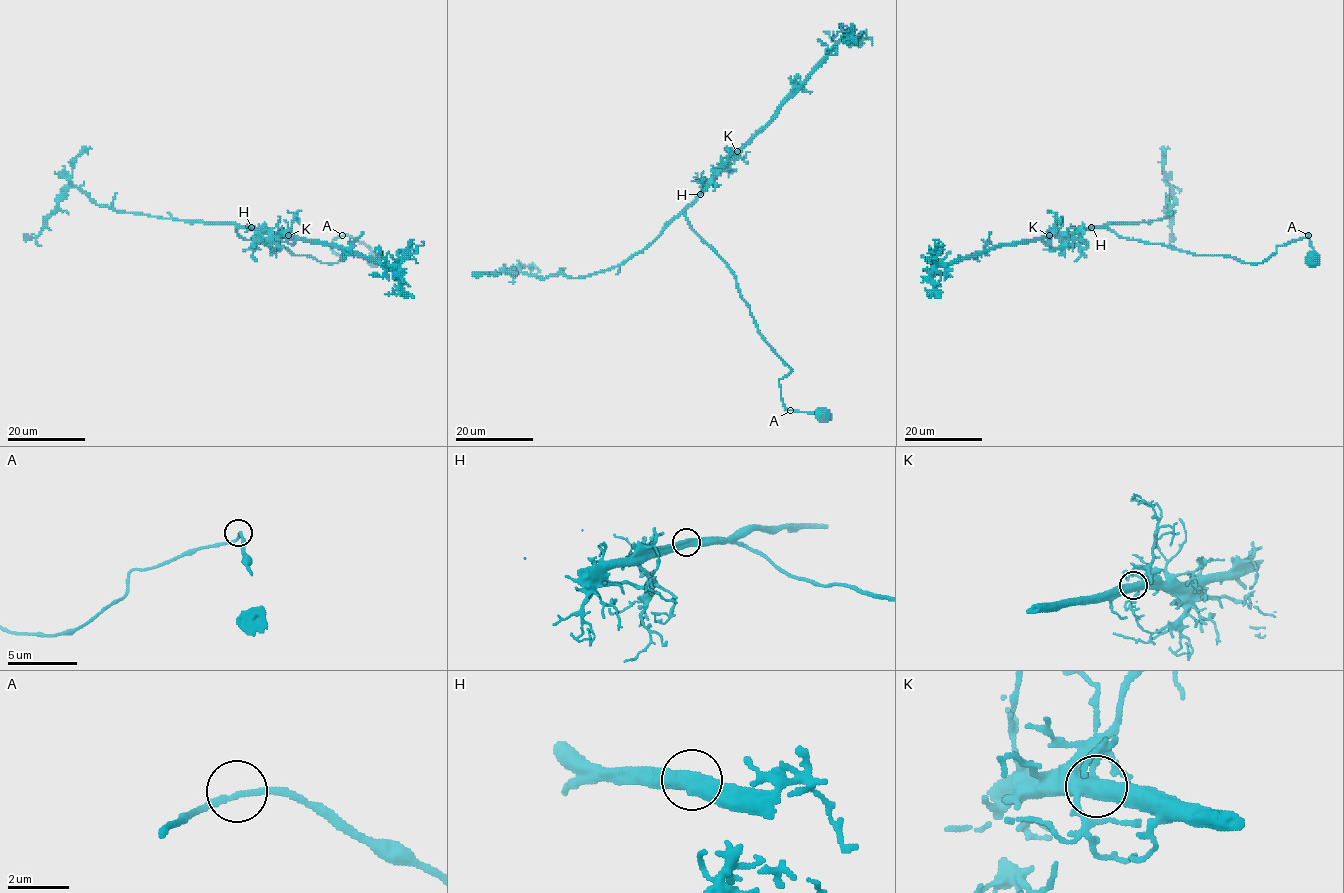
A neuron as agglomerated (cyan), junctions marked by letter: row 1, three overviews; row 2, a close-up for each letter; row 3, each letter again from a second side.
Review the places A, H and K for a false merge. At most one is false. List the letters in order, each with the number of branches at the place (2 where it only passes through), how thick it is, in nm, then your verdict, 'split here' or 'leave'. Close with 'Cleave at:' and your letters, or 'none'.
A: 2 branches meet; 180 nm thick; leave
H: 2 branches meet; 480 nm thick; leave
K: 3 branches meet; 440 nm thick; leave
Cleave at: none

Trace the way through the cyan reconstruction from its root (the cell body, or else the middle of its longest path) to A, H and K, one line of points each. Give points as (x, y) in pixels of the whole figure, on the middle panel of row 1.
A: (822, 414), (790, 410)
H: (822, 414), (785, 407), (778, 380), (791, 369), (760, 334), (735, 273), (684, 215), (700, 194)
K: (822, 414), (785, 407), (778, 380), (791, 369), (760, 334), (735, 273), (684, 215), (685, 208), (737, 151)

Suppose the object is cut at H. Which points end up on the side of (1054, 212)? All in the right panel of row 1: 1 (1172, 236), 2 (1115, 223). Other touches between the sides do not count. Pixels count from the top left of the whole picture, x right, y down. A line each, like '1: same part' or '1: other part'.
1: same part
2: same part

